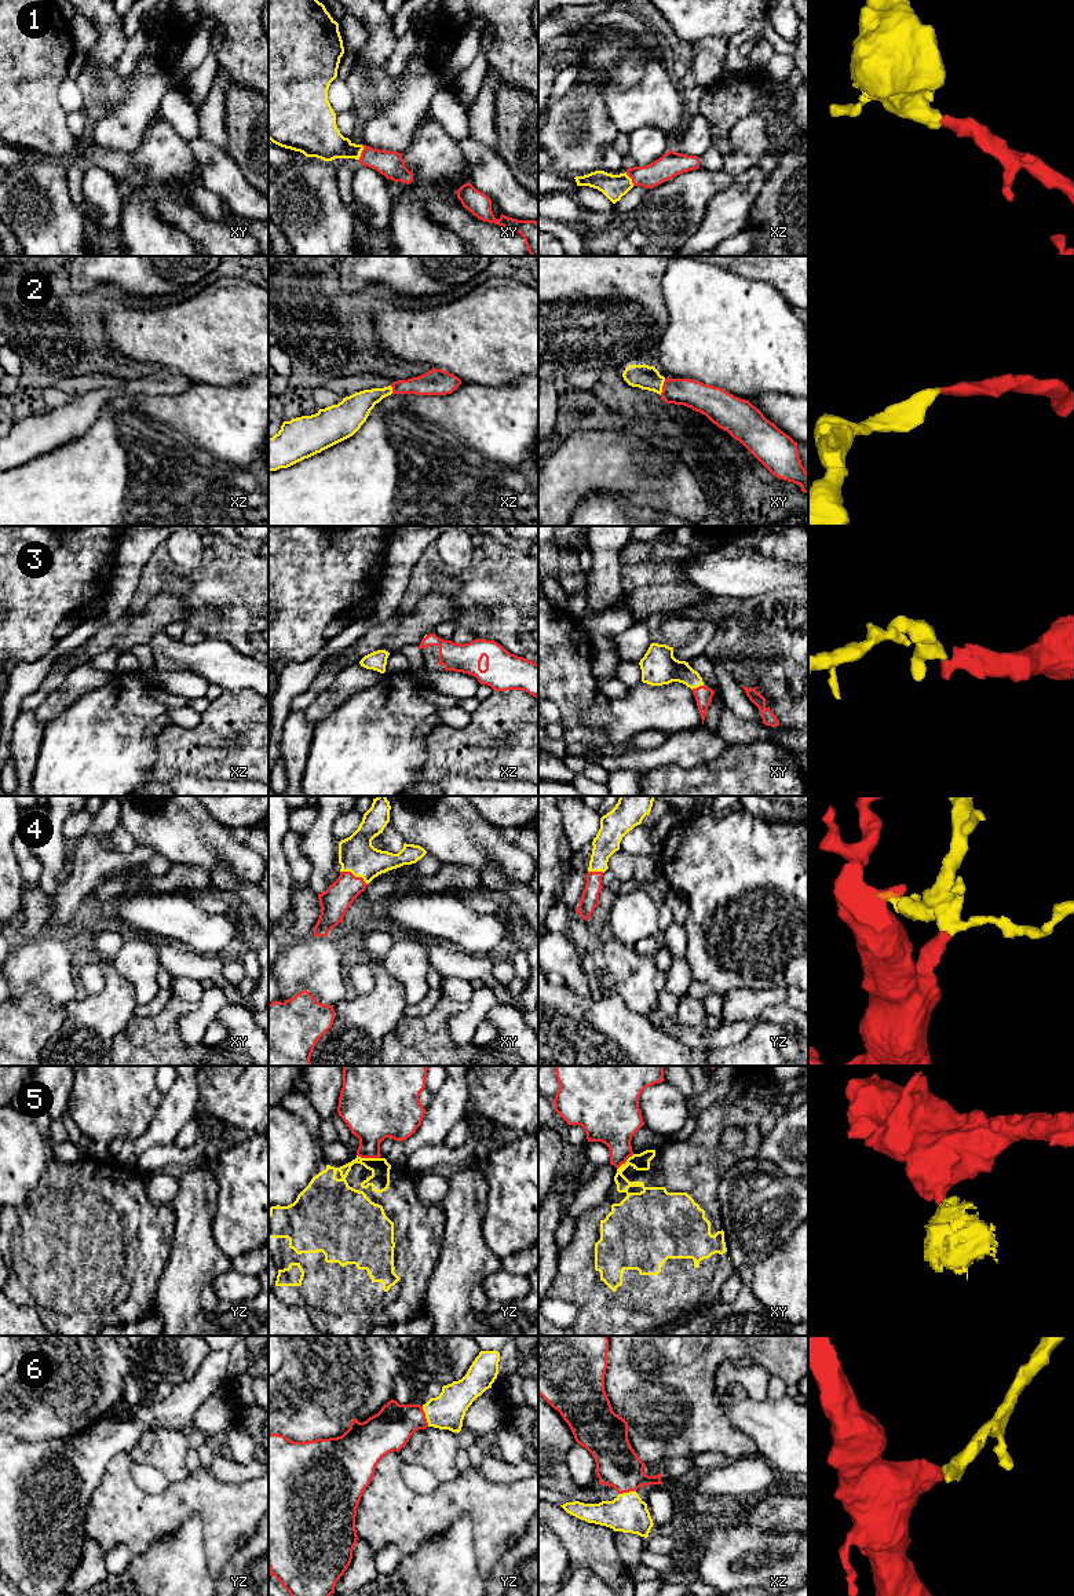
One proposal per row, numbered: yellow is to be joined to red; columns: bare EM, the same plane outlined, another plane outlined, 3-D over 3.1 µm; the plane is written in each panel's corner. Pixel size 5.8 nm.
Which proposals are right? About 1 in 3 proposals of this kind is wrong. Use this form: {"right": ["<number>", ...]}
{"right": ["1", "2", "3", "4", "6"]}

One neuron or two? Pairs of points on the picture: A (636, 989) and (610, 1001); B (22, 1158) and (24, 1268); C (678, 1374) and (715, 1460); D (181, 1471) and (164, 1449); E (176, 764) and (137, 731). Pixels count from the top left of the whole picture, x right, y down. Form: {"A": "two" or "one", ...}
{"A": "two", "B": "two", "C": "two", "D": "one", "E": "two"}

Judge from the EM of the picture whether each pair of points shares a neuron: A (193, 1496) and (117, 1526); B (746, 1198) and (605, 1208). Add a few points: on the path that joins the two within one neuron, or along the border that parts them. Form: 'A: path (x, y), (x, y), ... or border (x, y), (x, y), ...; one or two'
A: path (174, 1501), (160, 1515), (137, 1518); one
B: border (729, 1169), (718, 1187), (723, 1231); two

